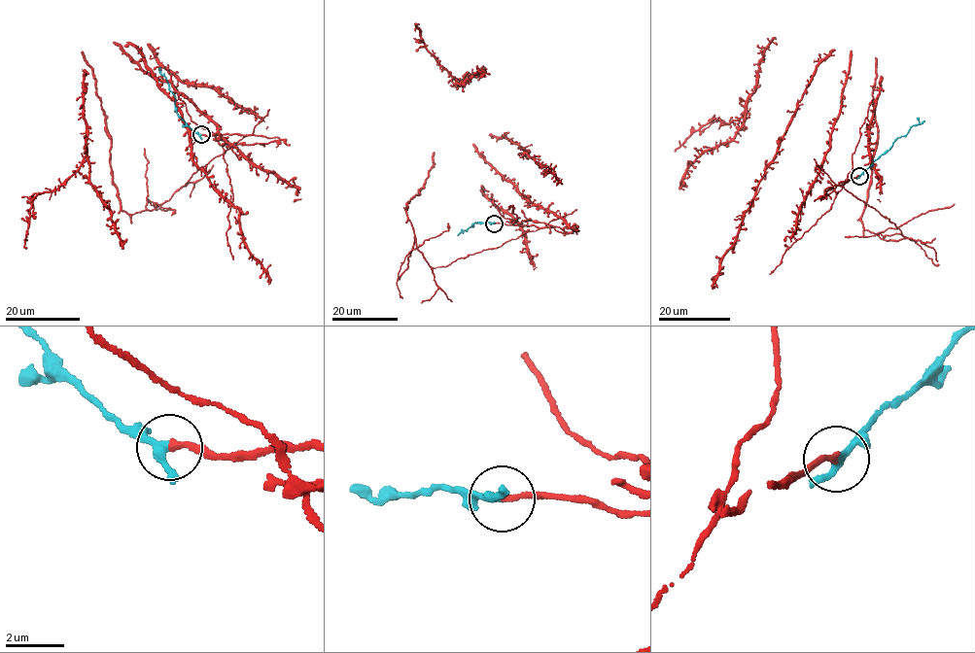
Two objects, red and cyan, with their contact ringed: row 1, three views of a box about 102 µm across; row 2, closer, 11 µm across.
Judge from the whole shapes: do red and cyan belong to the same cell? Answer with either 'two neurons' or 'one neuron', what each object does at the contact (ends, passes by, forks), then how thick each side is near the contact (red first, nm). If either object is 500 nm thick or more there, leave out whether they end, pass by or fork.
two neurons; red ends; cyan passes by; calibres 200 and 240 nm

